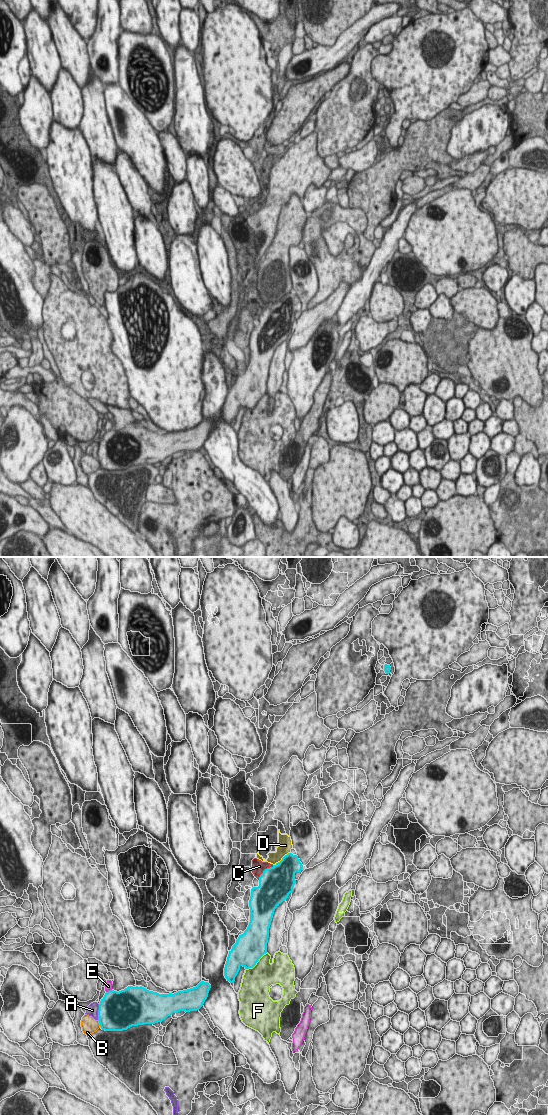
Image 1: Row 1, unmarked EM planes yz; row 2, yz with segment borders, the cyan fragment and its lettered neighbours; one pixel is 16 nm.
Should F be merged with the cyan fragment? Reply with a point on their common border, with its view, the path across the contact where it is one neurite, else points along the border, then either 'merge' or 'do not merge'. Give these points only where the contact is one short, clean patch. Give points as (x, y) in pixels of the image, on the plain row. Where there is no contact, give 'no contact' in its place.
meets cyan in yz at (256, 402); do not merge

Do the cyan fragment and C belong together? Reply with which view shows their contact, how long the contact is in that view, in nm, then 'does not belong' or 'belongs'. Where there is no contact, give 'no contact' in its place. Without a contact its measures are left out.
meets cyan in yz; contact 340 nm long; belongs

